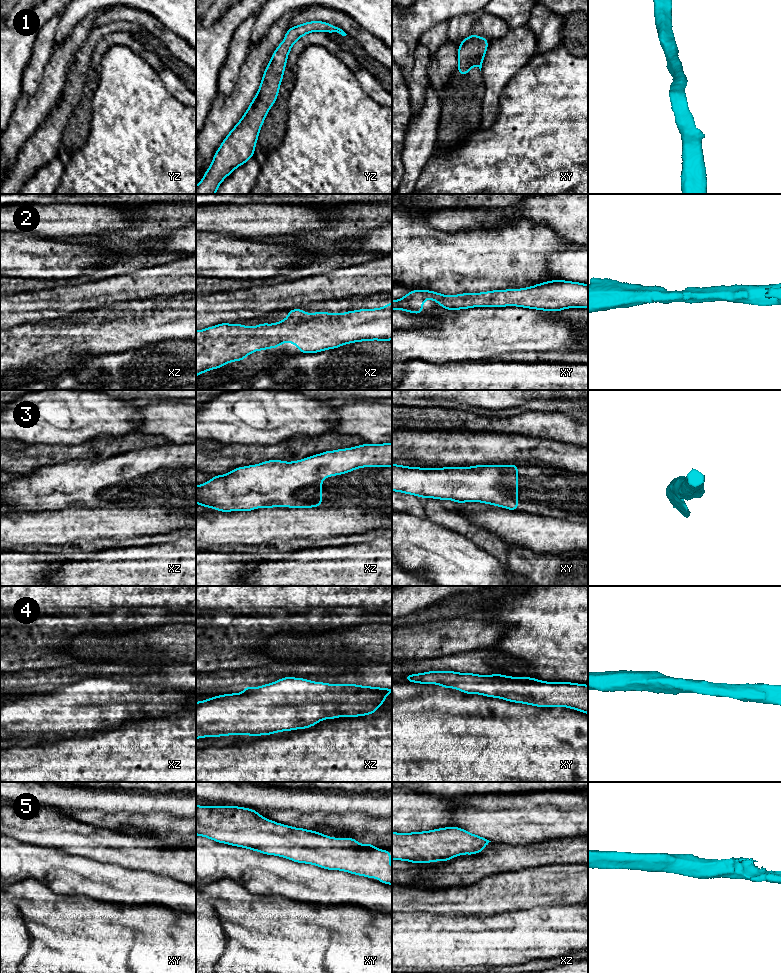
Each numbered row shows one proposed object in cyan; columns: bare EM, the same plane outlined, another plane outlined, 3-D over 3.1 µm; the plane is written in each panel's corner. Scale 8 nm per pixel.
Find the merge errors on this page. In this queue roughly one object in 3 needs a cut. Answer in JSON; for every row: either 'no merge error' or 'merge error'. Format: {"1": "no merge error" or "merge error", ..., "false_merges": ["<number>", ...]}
{"1": "no merge error", "2": "no merge error", "3": "no merge error", "4": "no merge error", "5": "no merge error", "false_merges": []}

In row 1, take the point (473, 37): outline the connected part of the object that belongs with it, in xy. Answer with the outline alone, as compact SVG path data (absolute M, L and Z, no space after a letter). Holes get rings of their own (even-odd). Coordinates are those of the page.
M473 32L464 38L458 47L458 75L464 76L477 65L481 71L485 53L488 48L486 37L477 37Z

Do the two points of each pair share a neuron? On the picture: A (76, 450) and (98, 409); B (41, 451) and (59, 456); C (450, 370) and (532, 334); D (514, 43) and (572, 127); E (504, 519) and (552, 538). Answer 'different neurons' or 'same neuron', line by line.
A: different neurons
B: same neuron
C: different neurons
D: different neurons
E: same neuron

